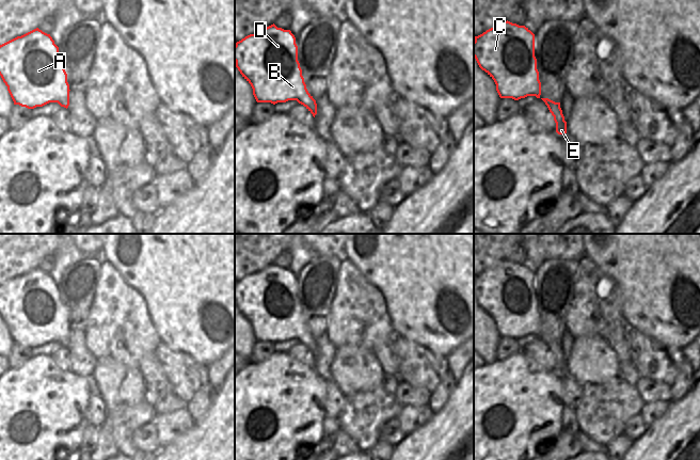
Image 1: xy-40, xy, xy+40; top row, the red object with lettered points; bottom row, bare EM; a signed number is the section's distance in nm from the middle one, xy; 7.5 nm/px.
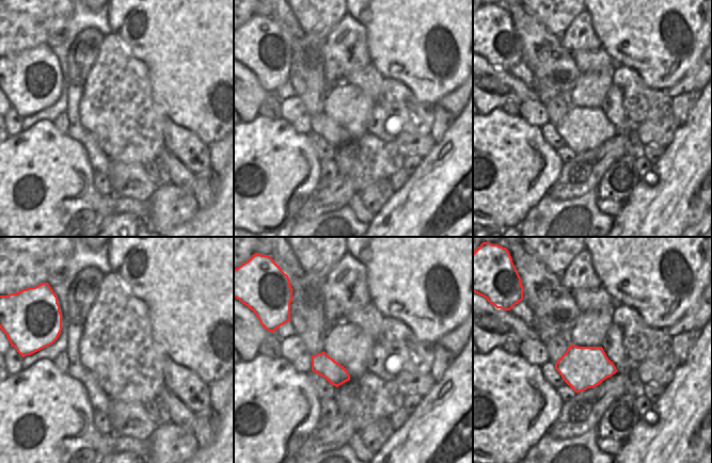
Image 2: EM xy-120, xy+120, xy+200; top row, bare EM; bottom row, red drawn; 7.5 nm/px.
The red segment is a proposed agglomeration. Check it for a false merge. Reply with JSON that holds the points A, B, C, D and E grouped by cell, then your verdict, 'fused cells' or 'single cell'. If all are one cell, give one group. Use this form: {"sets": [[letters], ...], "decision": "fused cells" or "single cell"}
{"sets": [["A", "B", "C", "D", "E"]], "decision": "single cell"}

